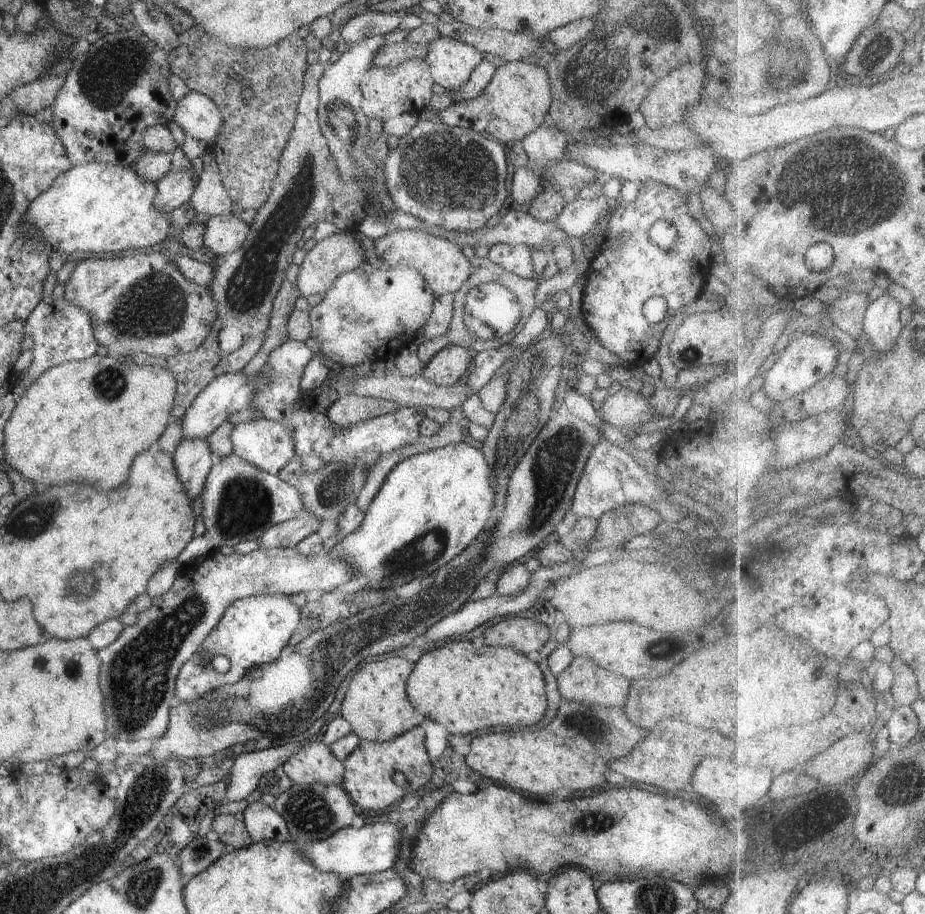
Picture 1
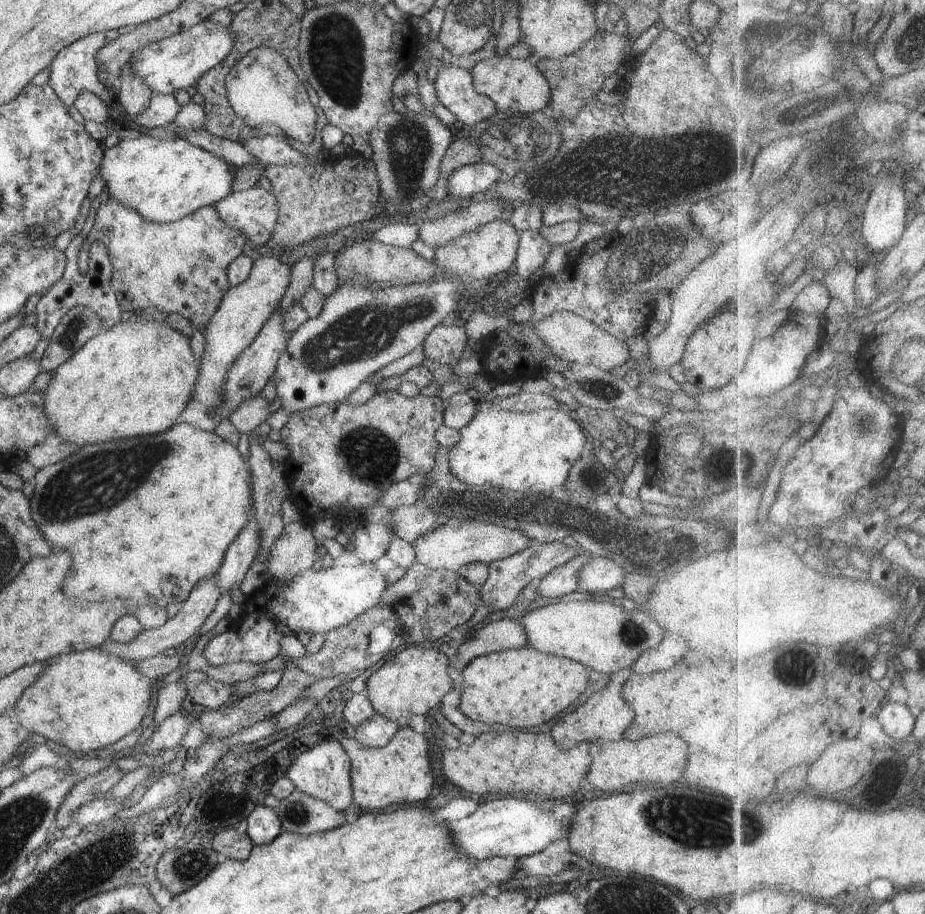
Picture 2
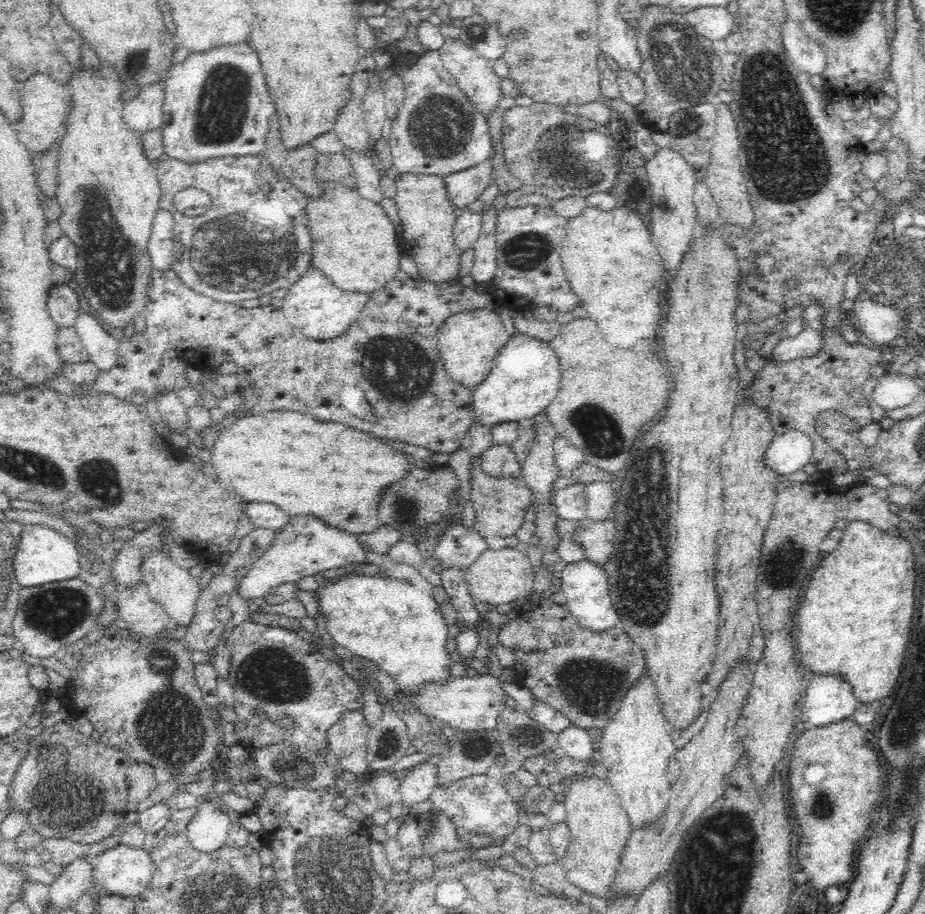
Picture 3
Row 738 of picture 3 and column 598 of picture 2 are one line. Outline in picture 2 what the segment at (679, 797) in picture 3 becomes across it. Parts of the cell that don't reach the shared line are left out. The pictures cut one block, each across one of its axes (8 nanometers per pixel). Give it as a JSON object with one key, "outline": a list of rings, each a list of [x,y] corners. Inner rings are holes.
{"outline":[[[630,667],[612,673],[601,691],[591,694],[586,702],[572,712],[565,711],[549,731],[554,742],[561,749],[571,749],[584,741],[619,741],[624,738],[624,731],[635,717],[634,709],[623,697],[623,684],[631,673]]]}

